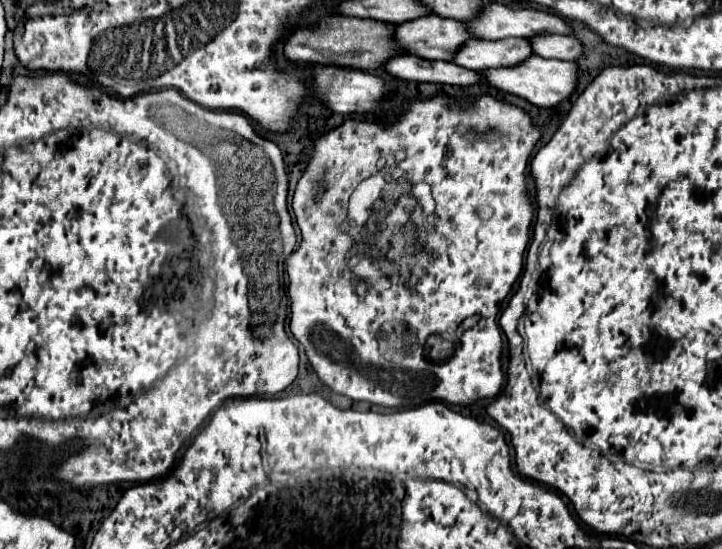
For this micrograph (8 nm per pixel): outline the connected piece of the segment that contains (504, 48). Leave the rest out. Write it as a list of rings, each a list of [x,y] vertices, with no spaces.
[[[474,37],[472,41],[466,41],[466,45],[458,49],[458,53],[454,53],[452,63],[478,71],[488,67],[512,67],[530,55],[532,49],[524,39],[486,41]]]

